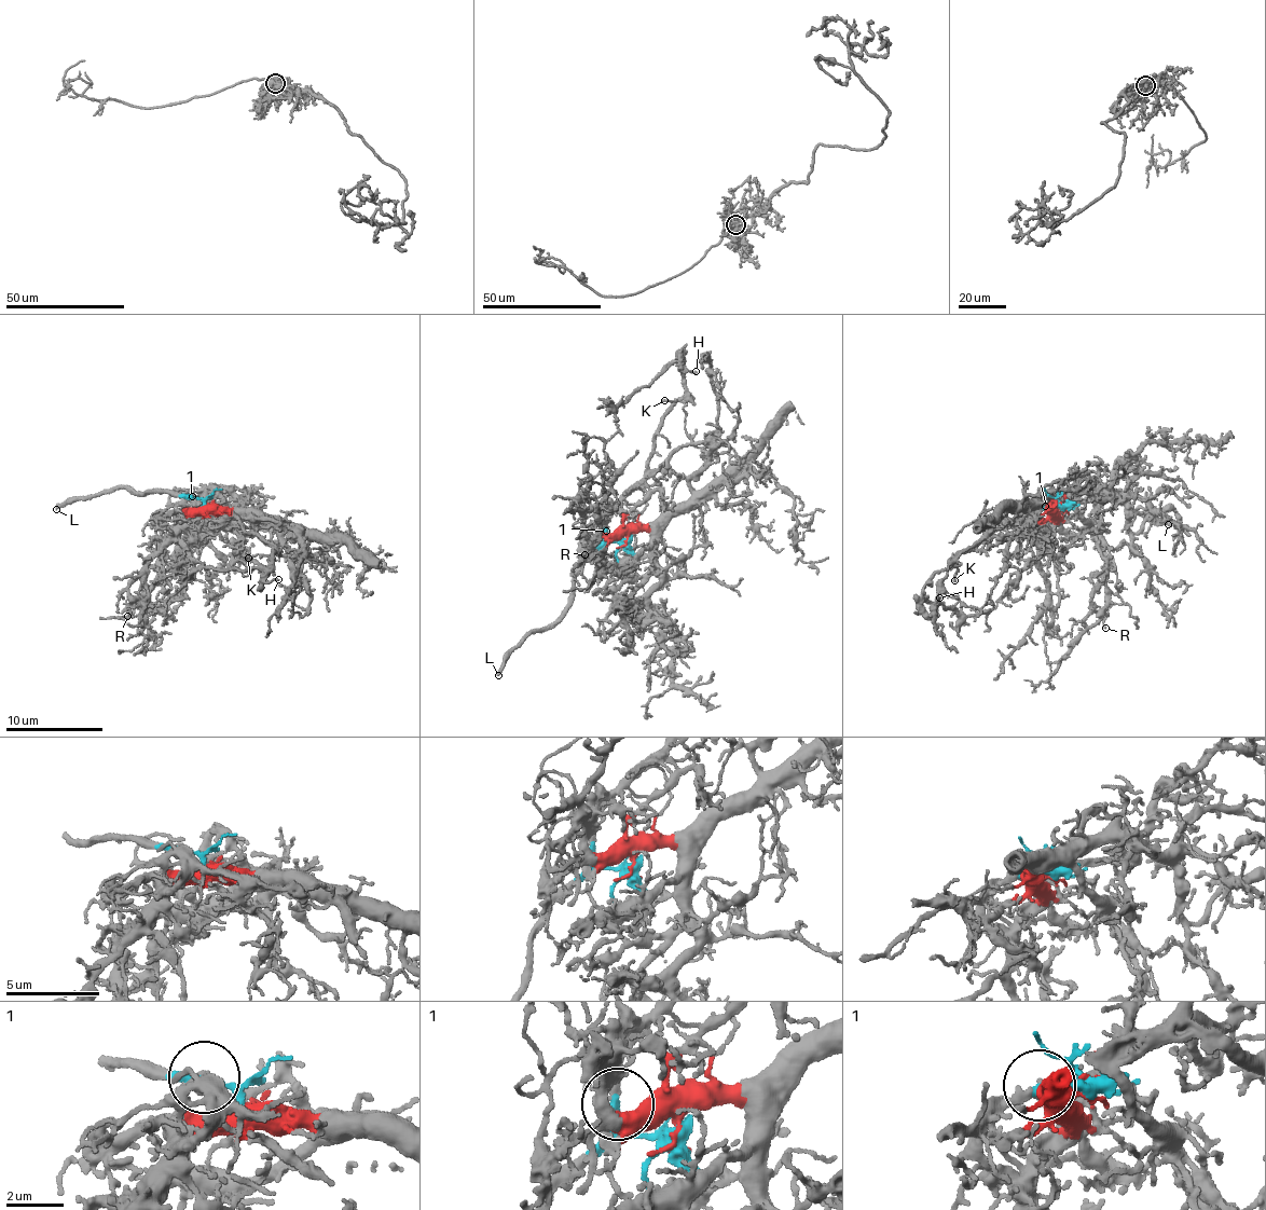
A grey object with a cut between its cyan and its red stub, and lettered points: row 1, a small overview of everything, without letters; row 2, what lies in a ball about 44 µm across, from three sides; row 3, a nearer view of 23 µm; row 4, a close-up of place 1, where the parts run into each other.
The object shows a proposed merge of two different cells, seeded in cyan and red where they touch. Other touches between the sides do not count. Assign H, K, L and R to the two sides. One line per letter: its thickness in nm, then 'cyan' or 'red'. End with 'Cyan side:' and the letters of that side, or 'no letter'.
H: 80 nm | cyan
K: 120 nm | cyan
L: 260 nm | cyan
R: 120 nm | red
Cyan side: H, K, L

